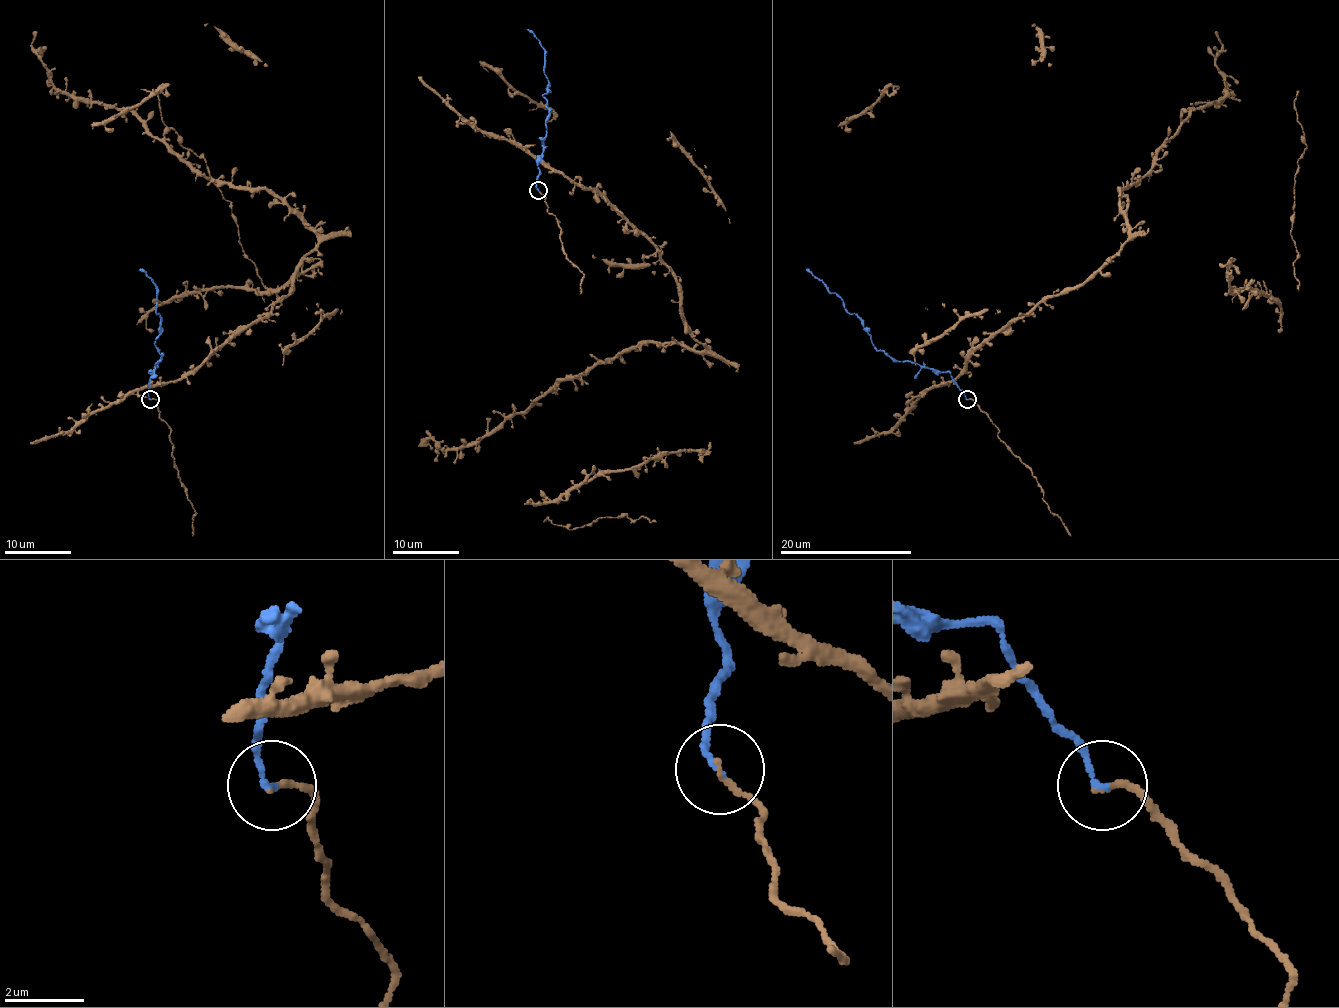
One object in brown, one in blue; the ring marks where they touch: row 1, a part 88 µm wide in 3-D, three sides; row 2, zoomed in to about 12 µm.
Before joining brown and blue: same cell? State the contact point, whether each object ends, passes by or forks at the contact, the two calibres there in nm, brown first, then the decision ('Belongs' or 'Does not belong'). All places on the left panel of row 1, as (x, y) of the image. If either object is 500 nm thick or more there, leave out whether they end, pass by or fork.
Place: (150, 399). At the ring brown ends. At the ring blue ends. Thickness 150 nm (brown) against 170 nm. Belongs

